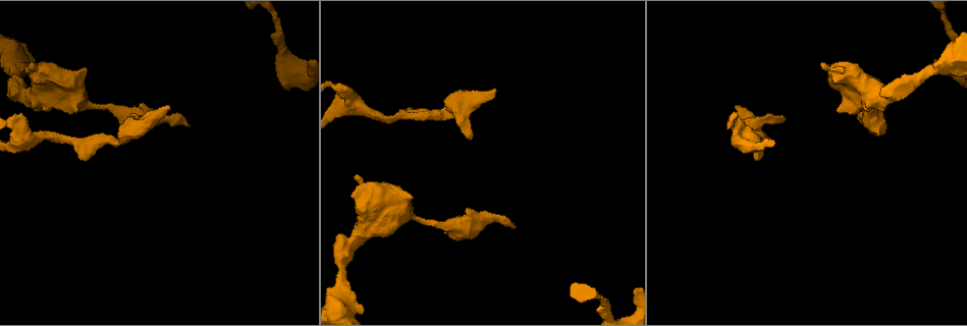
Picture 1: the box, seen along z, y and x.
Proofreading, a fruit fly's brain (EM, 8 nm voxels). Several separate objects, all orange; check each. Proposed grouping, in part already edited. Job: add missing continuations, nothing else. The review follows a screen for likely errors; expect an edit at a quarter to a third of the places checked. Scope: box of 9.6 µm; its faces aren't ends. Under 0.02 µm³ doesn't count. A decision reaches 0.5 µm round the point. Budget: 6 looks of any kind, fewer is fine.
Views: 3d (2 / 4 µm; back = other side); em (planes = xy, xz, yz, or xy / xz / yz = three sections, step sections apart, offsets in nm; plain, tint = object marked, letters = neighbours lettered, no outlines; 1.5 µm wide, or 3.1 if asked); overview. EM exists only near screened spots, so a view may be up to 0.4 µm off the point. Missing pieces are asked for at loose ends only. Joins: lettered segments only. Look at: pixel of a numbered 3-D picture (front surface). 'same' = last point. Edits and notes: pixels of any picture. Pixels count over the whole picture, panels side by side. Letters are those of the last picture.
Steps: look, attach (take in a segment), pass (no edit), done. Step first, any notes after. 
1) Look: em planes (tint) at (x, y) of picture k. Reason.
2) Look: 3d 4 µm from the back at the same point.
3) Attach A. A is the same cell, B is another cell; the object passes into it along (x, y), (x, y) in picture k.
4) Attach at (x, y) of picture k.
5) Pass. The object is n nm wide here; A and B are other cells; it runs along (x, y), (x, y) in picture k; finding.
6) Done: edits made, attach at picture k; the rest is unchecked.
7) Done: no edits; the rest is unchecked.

Look: 3d 2 µm at (784, 119) of picture 1. Branch stops here.

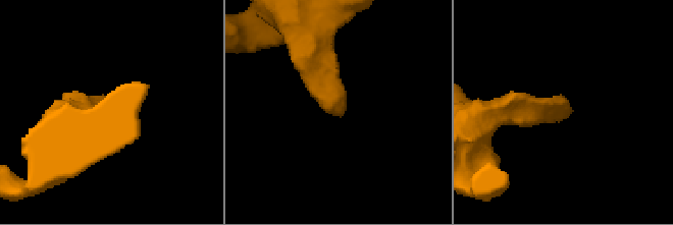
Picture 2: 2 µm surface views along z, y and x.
Look: em yz step 4 (tint) at (569, 105) of picture 2.

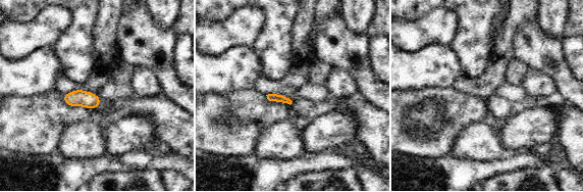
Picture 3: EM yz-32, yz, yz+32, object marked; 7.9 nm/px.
Look: em planes (letters) at the same point. Cut it another way.

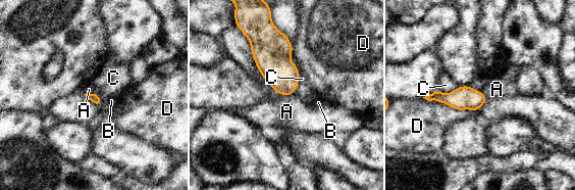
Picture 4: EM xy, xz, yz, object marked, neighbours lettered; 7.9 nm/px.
Pass. A, B, C and D are other cells; a border runs along (84, 94), (98, 95) in picture 4; no lettered segment goes on from it.

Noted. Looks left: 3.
Look: em yz step 8 (letters) at (823, 64) of picture 1.

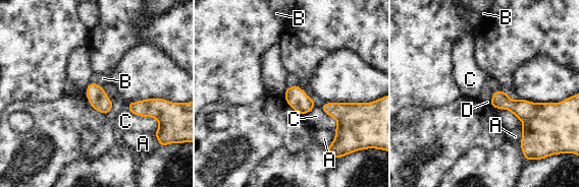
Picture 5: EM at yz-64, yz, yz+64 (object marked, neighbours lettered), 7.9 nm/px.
Pass. A, B, C and D are other cells; a border runs along (97, 83), (102, 86) in picture 5; no lettered segment goes on from it.

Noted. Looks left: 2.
Look: em planes (letters) at (77, 109) of picture 1. An open end.

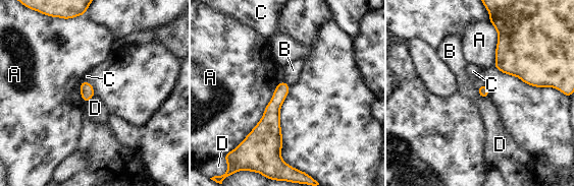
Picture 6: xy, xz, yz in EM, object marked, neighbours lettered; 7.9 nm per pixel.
Pass. A, B, C and D are other cells; a border runs along (479, 85), (478, 96) in picture 6; no lettered segment goes on from it.

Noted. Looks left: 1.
Done: no edits; the rest is unchecked.

